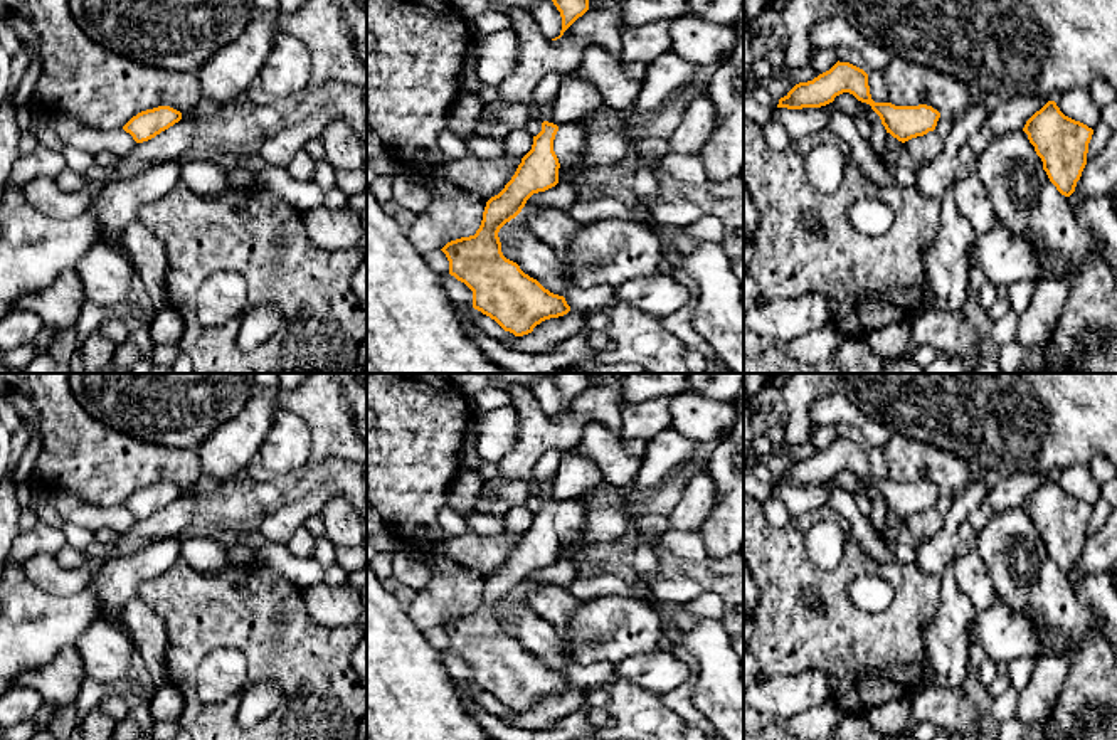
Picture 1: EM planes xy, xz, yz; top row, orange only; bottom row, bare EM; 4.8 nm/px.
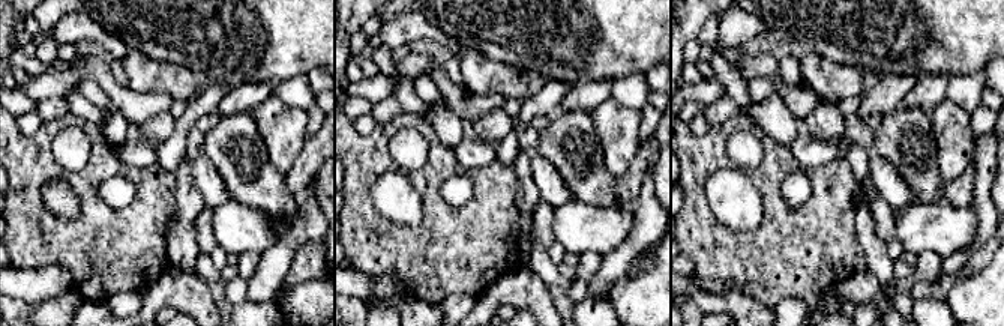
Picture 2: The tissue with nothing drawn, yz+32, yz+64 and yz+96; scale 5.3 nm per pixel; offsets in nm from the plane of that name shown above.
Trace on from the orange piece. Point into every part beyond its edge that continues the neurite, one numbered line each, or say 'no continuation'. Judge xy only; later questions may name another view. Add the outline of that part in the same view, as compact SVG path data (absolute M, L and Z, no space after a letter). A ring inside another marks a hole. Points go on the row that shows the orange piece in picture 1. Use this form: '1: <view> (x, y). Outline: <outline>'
no continuation

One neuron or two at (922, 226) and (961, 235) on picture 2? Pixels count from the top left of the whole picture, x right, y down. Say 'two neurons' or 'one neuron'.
one neuron

